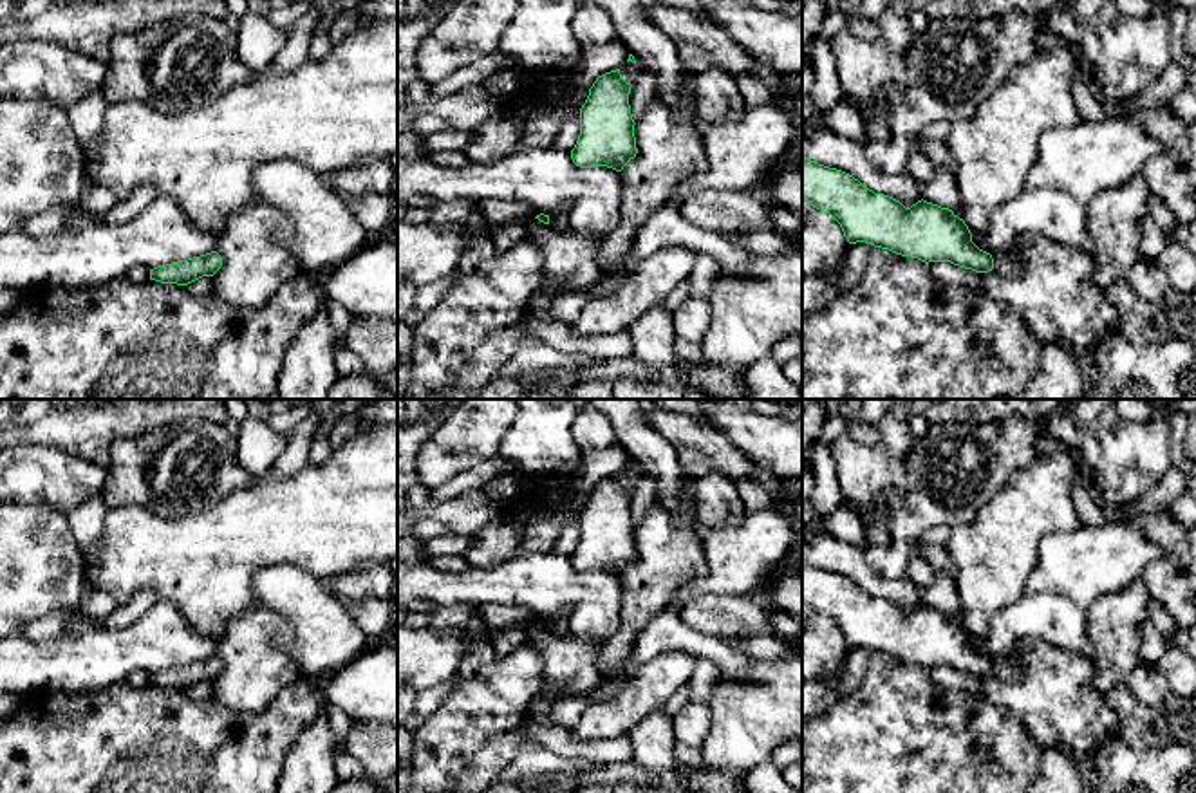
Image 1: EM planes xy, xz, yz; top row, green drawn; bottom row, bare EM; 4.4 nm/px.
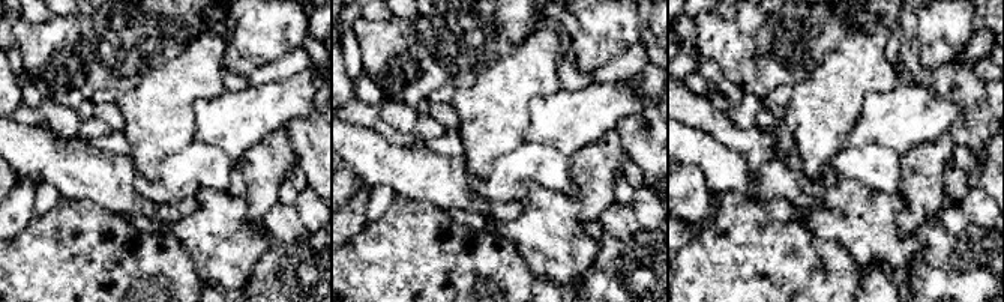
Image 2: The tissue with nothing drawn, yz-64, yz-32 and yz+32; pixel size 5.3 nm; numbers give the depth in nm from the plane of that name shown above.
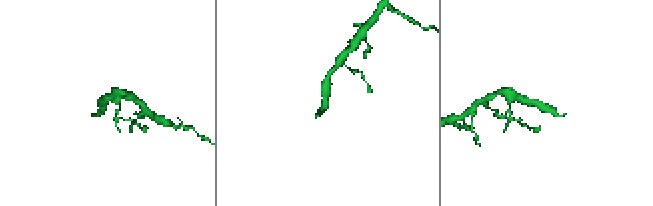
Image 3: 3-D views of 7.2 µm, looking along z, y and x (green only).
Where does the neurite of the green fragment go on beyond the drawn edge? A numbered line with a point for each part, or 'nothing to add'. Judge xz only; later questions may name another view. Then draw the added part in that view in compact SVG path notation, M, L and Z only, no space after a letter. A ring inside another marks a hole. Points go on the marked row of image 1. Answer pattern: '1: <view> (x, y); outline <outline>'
1: xz (569, 257); outline M533 219L526 238L542 251L542 287L555 289L558 294L575 289L584 296L602 278L598 235L571 228L556 231L553 226Z

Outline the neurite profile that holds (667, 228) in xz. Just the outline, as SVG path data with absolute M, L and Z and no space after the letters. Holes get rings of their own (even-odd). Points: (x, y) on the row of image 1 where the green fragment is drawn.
M672 202L659 206L638 229L625 273L631 273L641 260L663 247L685 247L697 255L712 257L719 273L748 271L753 255L726 238L724 233L708 231L688 222Z

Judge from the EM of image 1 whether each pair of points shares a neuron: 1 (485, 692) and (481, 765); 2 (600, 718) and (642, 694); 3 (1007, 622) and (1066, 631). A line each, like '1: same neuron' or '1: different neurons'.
1: different neurons
2: same neuron
3: same neuron

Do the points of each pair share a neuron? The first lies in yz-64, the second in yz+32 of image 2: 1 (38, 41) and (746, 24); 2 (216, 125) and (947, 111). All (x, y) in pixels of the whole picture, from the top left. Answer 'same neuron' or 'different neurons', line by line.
1: different neurons
2: same neuron

